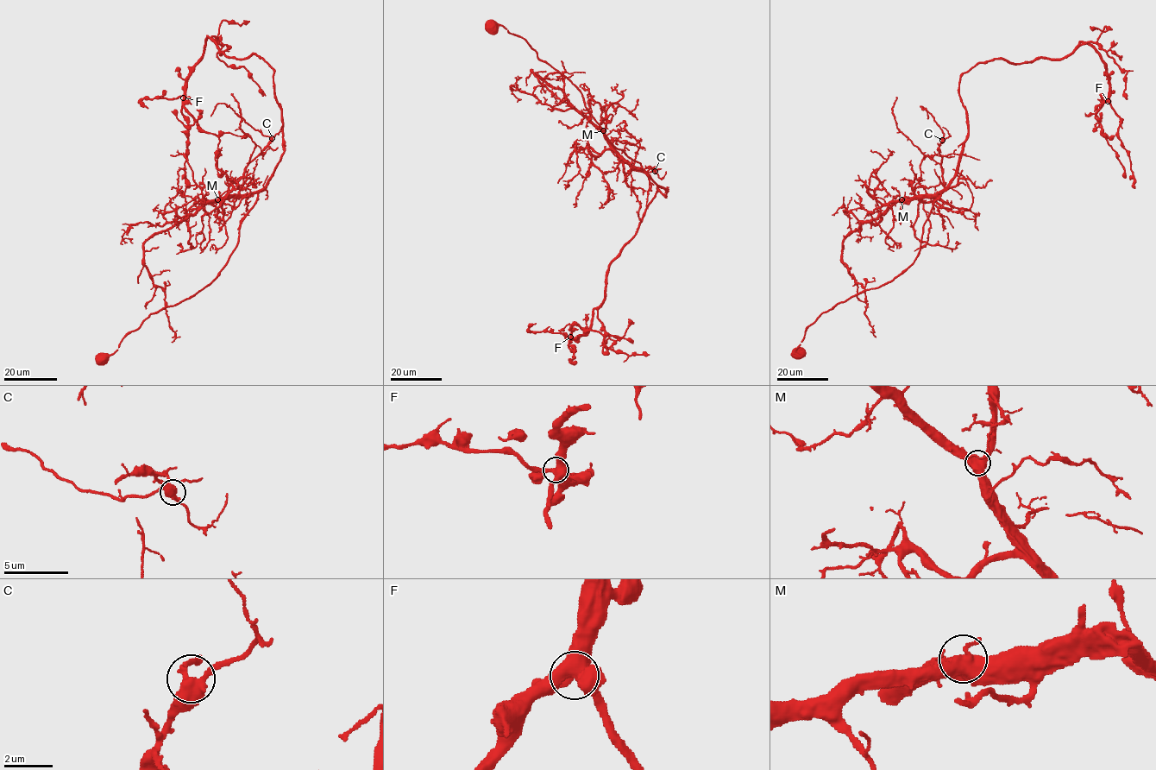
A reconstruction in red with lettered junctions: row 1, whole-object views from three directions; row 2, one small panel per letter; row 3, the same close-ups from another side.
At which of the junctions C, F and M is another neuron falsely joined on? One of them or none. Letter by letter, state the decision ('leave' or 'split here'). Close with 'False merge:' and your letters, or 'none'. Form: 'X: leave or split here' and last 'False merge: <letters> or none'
C: leave
F: leave
M: leave
False merge: none

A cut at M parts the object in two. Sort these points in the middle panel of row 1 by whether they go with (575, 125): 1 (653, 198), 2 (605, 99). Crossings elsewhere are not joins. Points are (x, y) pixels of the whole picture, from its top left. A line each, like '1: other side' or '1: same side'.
1: other side
2: other side

